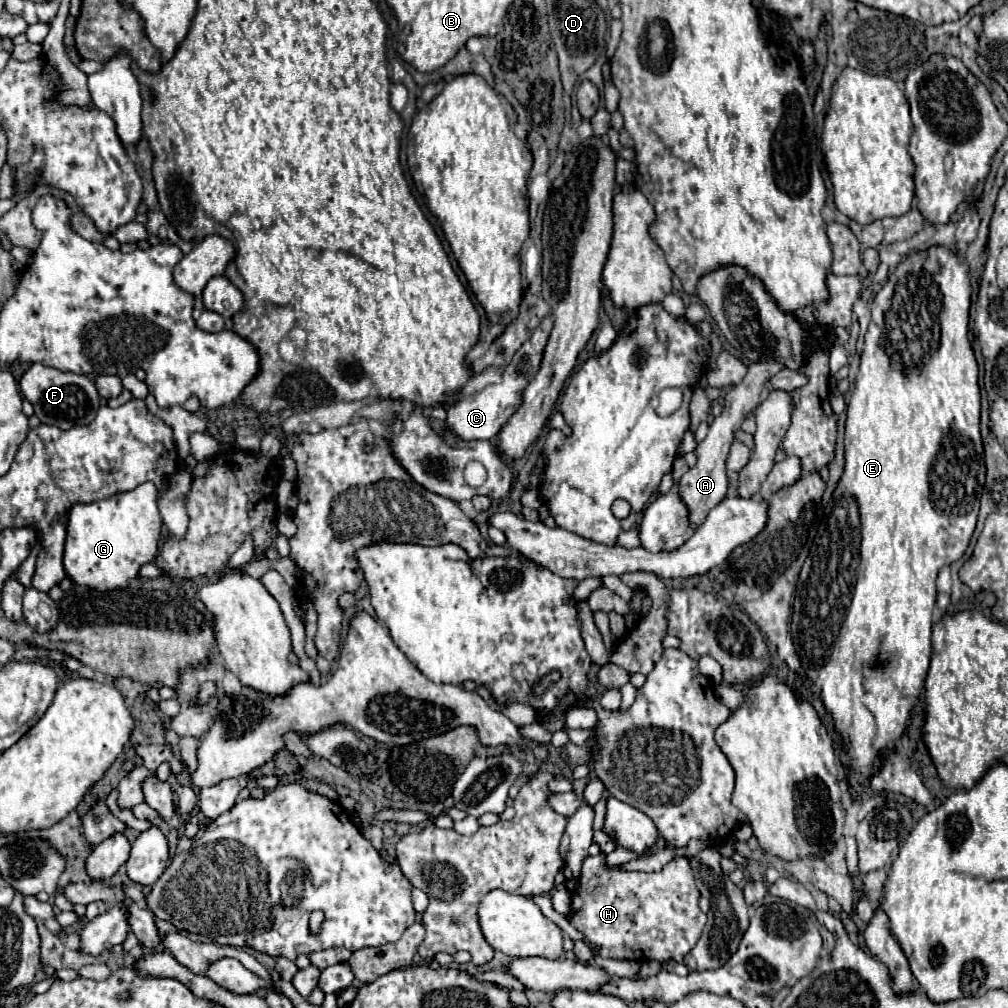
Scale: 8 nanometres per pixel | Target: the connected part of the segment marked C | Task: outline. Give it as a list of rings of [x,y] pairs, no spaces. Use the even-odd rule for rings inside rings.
[[[547,316],[537,326],[533,336],[515,352],[513,360],[505,368],[503,380],[499,384],[491,384],[483,392],[479,392],[477,396],[463,398],[459,404],[455,404],[447,410],[447,426],[459,438],[463,438],[463,440],[489,440],[489,438],[495,438],[499,434],[499,430],[503,428],[503,424],[521,408],[521,392],[525,390],[525,386],[537,374],[537,368],[541,364],[543,350],[545,350],[545,344],[549,340],[551,328],[553,328],[553,316]]]

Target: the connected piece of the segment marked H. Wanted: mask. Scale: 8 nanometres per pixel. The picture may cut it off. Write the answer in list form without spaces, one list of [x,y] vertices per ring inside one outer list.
[[[605,854],[589,856],[583,862],[579,888],[573,894],[571,918],[569,922],[585,934],[585,942],[599,946],[599,956],[617,958],[617,960],[677,960],[683,962],[683,956],[697,944],[707,916],[699,910],[699,890],[693,880],[689,860],[671,860],[663,866],[661,872],[625,872],[621,868],[607,868]]]

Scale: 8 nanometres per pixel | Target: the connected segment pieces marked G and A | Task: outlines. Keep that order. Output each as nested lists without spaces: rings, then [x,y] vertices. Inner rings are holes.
[[[151,482],[139,484],[131,492],[117,492],[115,496],[89,502],[89,504],[73,504],[67,512],[67,540],[65,540],[65,570],[67,576],[81,584],[91,586],[95,590],[115,590],[115,588],[127,588],[129,580],[139,576],[139,568],[147,562],[153,562],[157,556],[161,536],[161,516],[157,508],[157,488]]]
[[[755,362],[755,364],[749,364],[749,370],[745,374],[745,378],[735,384],[727,394],[725,394],[725,406],[723,406],[723,412],[711,420],[709,424],[709,434],[703,442],[697,444],[695,448],[695,454],[697,454],[697,462],[695,466],[691,466],[687,470],[687,474],[683,474],[681,478],[681,498],[683,502],[687,504],[689,508],[689,514],[691,514],[691,524],[697,528],[699,524],[703,524],[703,520],[707,518],[707,512],[717,506],[725,496],[727,496],[727,490],[729,490],[729,482],[727,482],[727,474],[725,474],[725,462],[727,462],[727,454],[731,450],[731,444],[735,442],[735,432],[741,428],[745,416],[757,408],[757,404],[761,404],[769,392],[765,388],[765,382],[777,374],[779,370],[783,370],[785,366],[779,364],[779,362]]]

